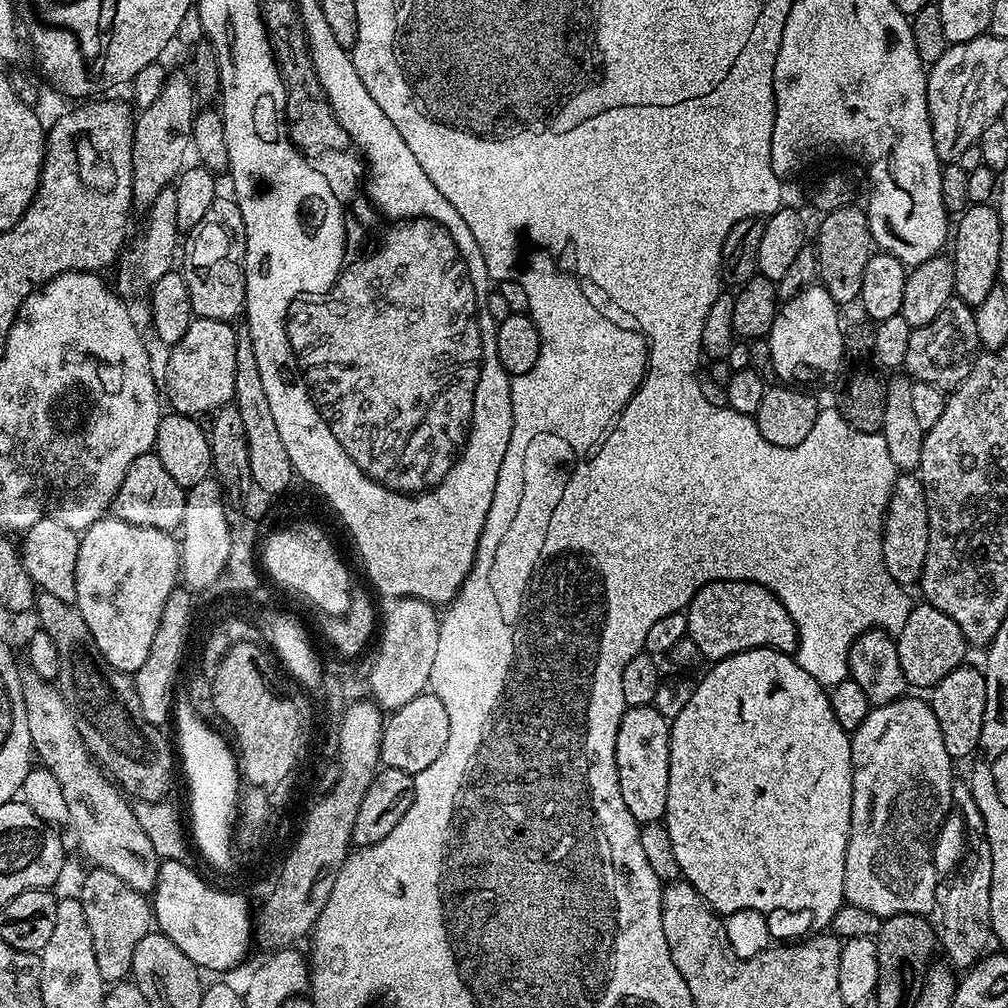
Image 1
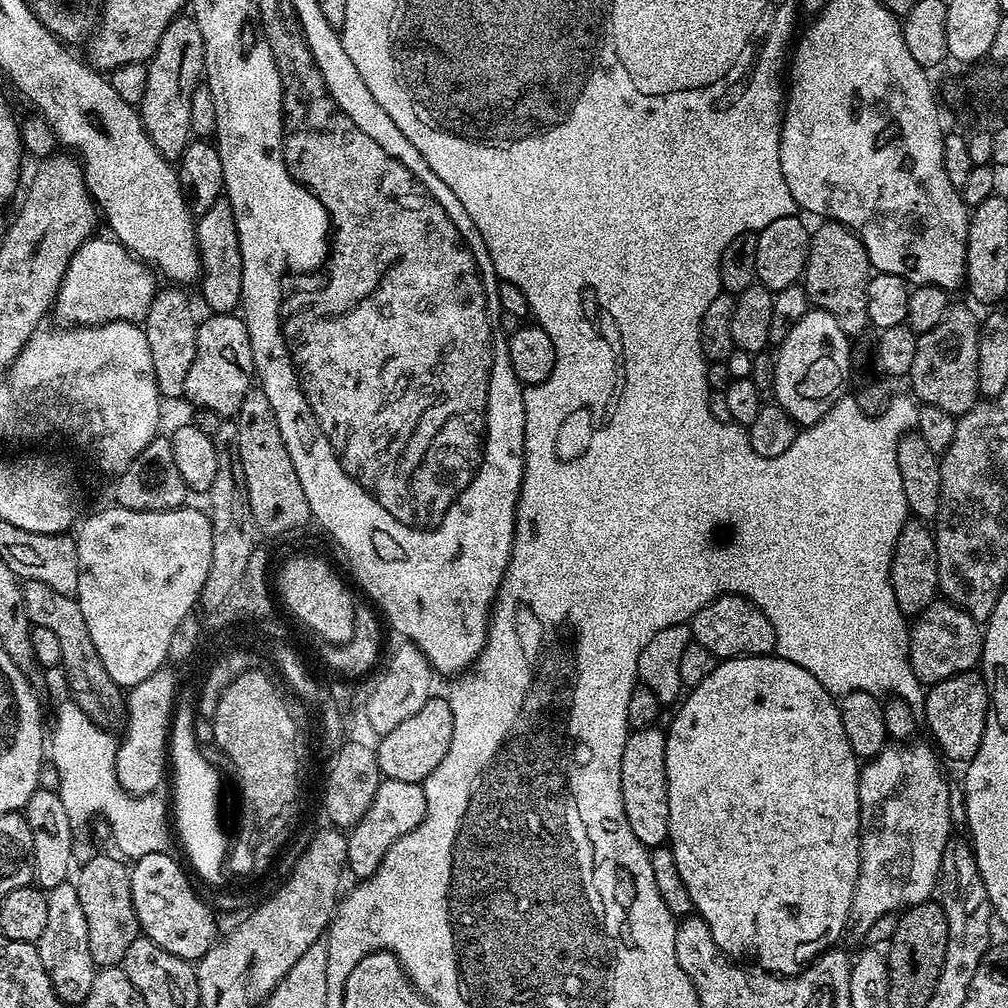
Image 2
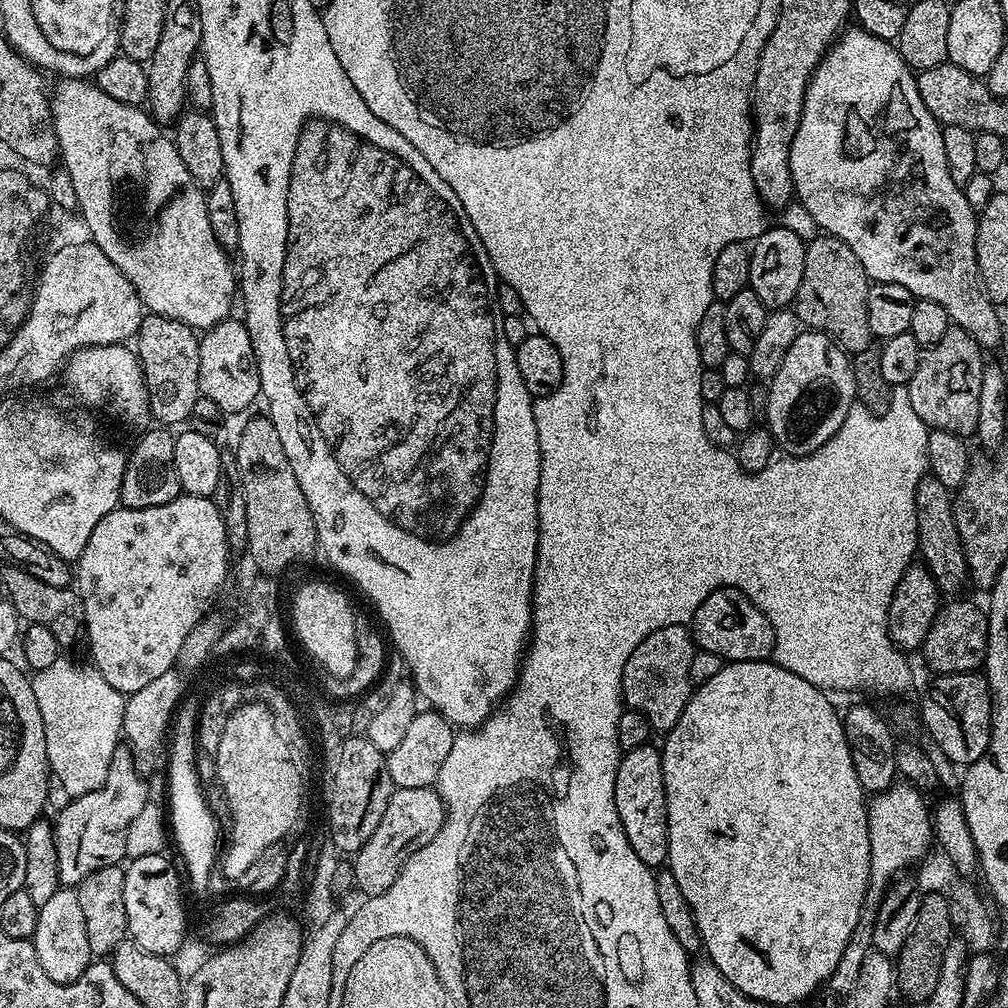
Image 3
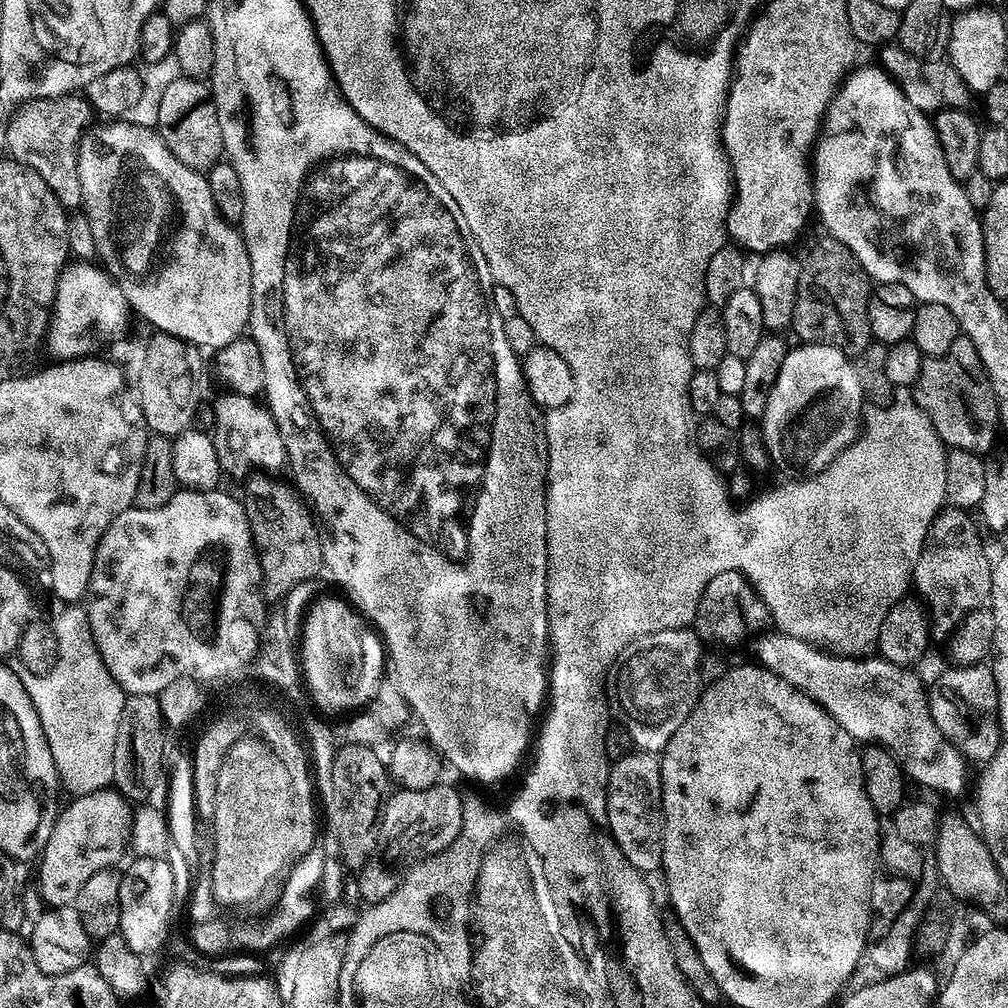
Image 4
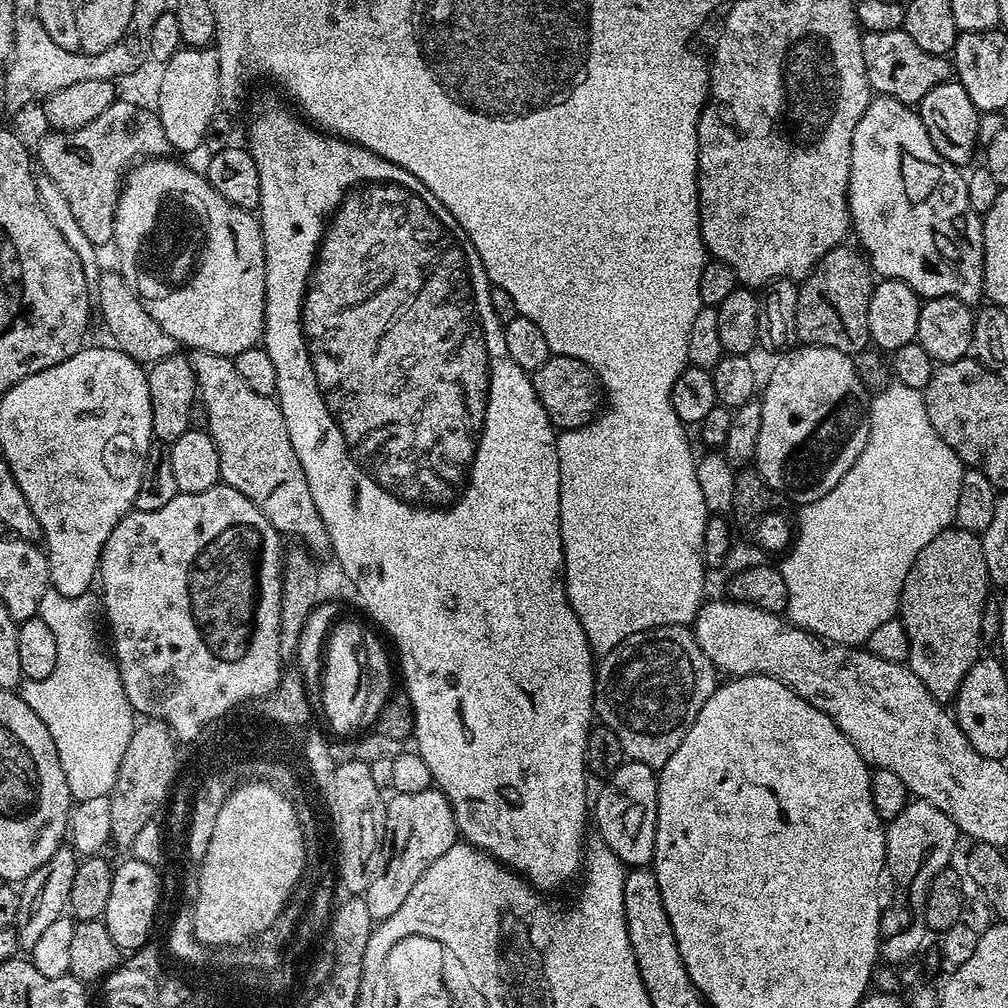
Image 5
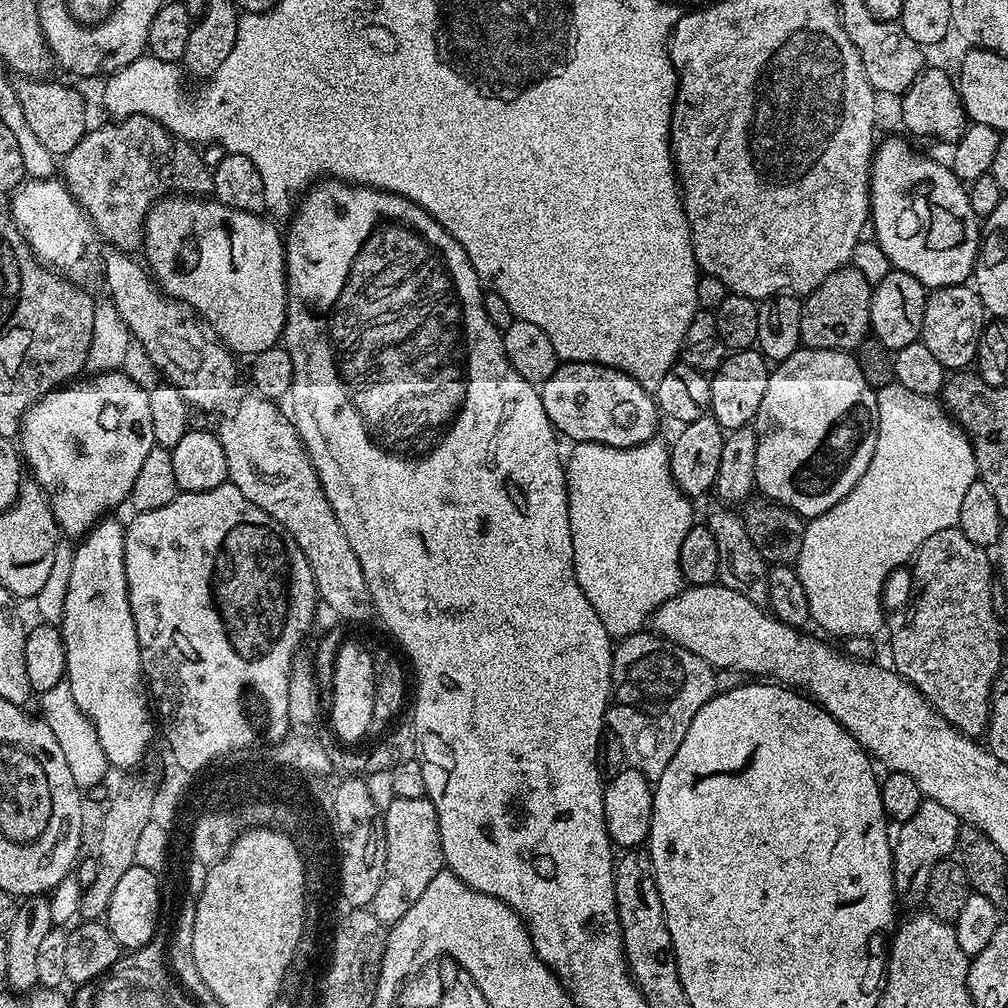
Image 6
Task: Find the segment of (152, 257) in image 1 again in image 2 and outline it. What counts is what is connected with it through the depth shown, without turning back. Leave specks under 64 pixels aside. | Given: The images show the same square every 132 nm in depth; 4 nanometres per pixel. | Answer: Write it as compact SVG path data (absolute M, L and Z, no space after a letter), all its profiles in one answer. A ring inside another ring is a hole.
M90 239L82 246L78 246L76 253L68 259L66 274L62 278L60 288L56 291L54 301L54 316L56 312L57 318L60 319L57 321L61 325L109 324L115 320L140 322L150 310L150 302L156 297L158 291L157 273L143 260L139 260L123 248L120 243L108 240Z

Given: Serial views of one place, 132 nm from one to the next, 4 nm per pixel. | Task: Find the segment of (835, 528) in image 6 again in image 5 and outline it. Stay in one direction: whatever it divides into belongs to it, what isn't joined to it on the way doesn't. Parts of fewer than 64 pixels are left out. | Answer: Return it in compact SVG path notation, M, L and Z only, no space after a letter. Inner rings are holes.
M889 383L871 397L868 421L870 434L862 454L858 454L854 466L842 474L842 482L830 494L799 509L794 543L787 549L785 560L778 564L788 591L787 619L832 644L867 645L870 634L897 615L902 586L910 566L914 566L914 558L922 554L930 538L953 527L958 490L962 490L962 474L966 470L958 454L930 426L921 389Z

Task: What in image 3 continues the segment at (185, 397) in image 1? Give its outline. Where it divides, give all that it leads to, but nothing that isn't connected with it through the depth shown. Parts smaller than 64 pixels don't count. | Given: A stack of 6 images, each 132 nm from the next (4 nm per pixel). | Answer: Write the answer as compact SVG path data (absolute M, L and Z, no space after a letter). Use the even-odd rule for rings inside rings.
M240 318L218 322L200 336L198 350L198 382L200 394L216 402L225 414L240 412L261 395L260 375L248 325Z

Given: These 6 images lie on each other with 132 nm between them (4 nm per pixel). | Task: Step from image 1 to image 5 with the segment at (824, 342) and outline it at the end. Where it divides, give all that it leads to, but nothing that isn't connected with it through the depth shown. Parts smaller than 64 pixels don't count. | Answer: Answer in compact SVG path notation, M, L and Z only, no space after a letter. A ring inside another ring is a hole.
M796 346L777 360L780 361L773 366L768 385L762 388L762 430L758 430L754 467L774 491L783 494L793 505L803 506L830 494L842 482L842 474L854 466L858 454L862 454L870 434L870 396L858 378L853 357L845 352Z

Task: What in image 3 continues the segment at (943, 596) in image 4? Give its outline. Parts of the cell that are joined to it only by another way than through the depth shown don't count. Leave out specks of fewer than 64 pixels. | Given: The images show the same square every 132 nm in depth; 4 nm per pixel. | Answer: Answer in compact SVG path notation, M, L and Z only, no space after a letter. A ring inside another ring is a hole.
M925 478L921 480L916 491L916 509L918 510L918 530L920 542L918 556L928 567L932 577L936 579L941 593L960 592L964 583L969 583L968 563L962 550L962 538L958 534L958 526L954 522L952 502L954 496L949 488L942 486L942 482Z

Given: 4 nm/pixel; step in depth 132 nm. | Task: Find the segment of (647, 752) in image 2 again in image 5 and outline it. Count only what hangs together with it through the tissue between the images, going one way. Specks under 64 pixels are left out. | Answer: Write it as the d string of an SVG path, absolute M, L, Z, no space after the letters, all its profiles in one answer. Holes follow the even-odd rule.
M628 760L608 780L599 785L600 793L594 796L594 824L599 839L603 840L616 857L629 869L643 869L653 863L656 854L656 823L658 822L658 776L650 766L637 760Z

